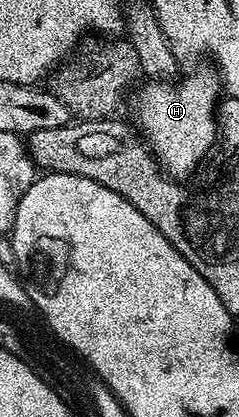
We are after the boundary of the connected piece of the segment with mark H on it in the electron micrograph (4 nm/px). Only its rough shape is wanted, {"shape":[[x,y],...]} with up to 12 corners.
{"shape":[[211,67],[148,80],[142,140],[168,177],[216,148],[221,82]]}

